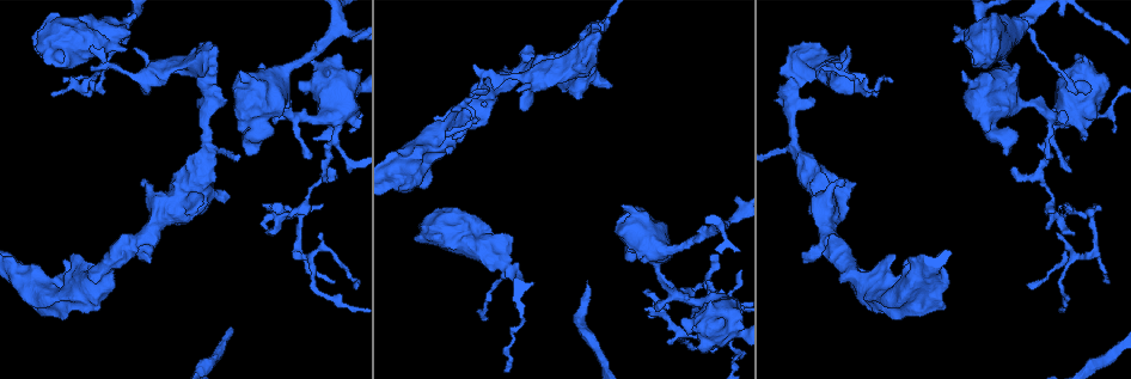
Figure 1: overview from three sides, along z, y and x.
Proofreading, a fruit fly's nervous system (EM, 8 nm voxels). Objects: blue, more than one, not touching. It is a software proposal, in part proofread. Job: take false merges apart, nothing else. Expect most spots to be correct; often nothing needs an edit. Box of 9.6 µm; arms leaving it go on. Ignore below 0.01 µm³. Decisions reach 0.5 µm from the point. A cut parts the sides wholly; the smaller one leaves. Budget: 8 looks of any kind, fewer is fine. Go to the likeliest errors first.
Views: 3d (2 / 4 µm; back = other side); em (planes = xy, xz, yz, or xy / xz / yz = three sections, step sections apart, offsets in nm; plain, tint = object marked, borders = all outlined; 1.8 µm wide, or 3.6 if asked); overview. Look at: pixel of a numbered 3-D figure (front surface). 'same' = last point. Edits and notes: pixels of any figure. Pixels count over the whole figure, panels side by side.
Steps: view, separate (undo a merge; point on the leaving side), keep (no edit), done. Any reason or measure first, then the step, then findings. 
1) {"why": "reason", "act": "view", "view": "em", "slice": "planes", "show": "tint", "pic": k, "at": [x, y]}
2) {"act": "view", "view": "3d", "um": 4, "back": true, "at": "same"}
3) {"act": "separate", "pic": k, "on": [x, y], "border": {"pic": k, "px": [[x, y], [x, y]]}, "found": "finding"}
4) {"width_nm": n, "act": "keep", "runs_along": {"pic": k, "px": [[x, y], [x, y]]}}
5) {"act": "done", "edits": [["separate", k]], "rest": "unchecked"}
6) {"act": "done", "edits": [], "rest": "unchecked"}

{"why": "sharp bend", "act": "view", "view": "3d", "um": 2, "pic": 1, "at": [281, 217]}

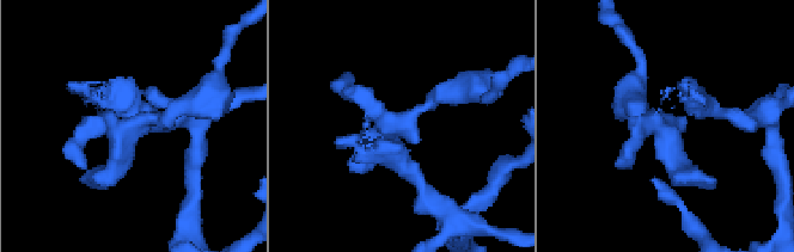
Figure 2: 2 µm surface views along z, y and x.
{"act": "view", "view": "em", "slice": "planes", "show": "tint", "pic": 2, "at": [134, 124]}

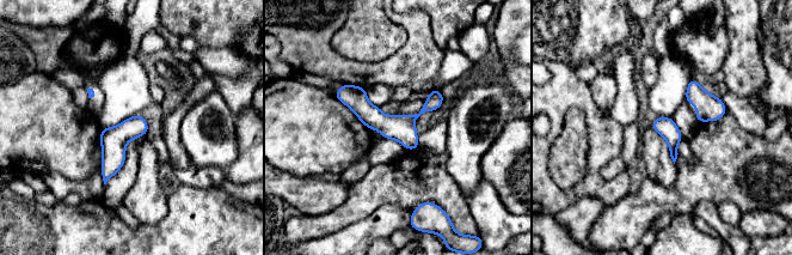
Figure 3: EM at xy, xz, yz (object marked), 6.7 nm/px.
{"width_nm": 130, "act": "keep", "found": "continuous, no second neuron"}

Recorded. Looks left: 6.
{"why": "a narrow waist", "act": "view", "view": "em", "um": 3.6, "slice": "planes", "show": "tint", "pic": 1, "at": [1090, 113]}

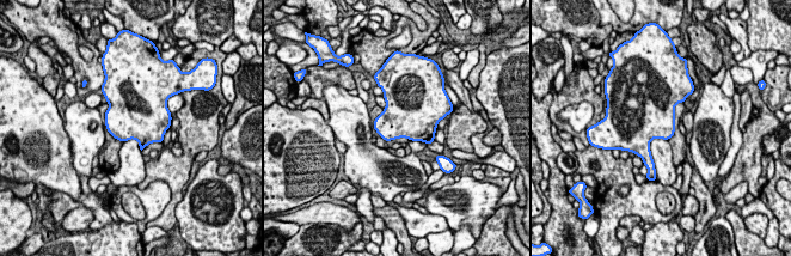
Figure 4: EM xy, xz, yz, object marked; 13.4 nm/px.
{"act": "separate", "pic": 4, "on": [431, 139], "border": {"pic": 4, "px": [[433, 134], [424, 141]]}, "found": "two neurons meet here"}

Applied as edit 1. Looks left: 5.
{"why": "see it whole again", "act": "view", "view": "overview"}

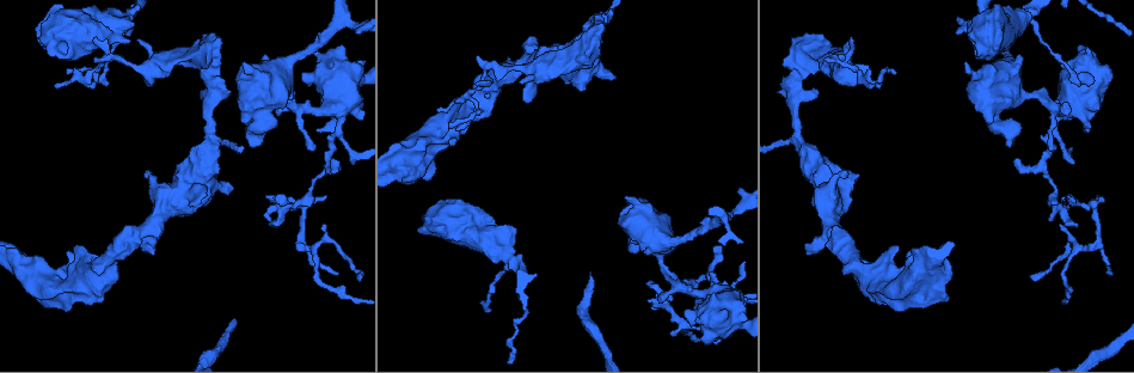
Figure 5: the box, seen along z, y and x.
{"why": "thick turns thin", "act": "view", "view": "em", "slice": "xz", "step": 8, "show": "tint", "pic": 5, "at": [118, 58]}

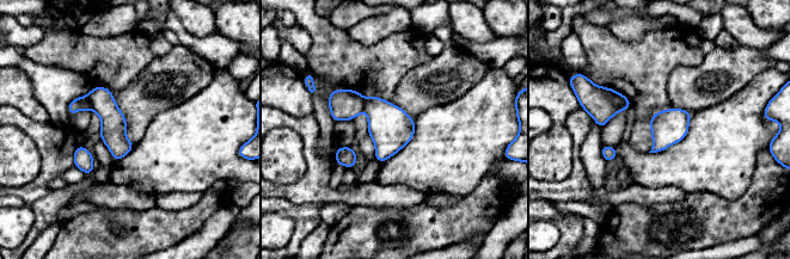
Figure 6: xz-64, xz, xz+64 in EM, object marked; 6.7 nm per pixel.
{"why": "another direction", "act": "view", "view": "em", "slice": "planes", "show": "tint", "at": "same"}

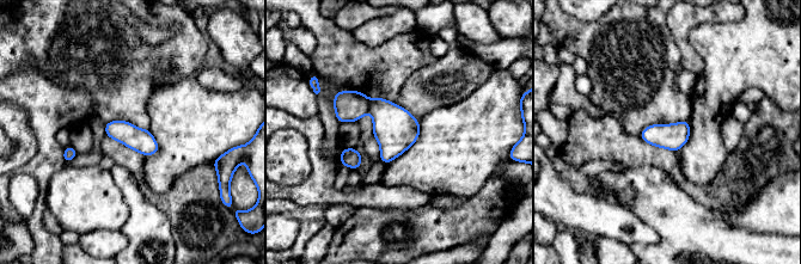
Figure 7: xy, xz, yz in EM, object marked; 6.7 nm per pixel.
{"width_nm": 160, "act": "separate", "pic": 7, "on": [350, 105], "border": {"pic": 7, "px": [[367, 99], [368, 111]]}, "found": "a second neuron is stuck on"}

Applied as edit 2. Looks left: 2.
{"act": "done", "edits": [["separate", 4], ["separate", 7]], "rest": "unchecked"}

